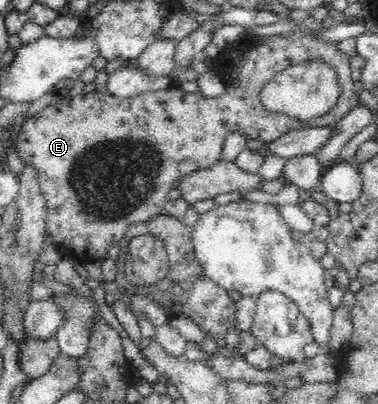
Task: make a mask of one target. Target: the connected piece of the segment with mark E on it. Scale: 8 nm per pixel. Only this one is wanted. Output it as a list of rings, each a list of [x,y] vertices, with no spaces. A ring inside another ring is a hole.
[[[298,29],[287,35],[273,34],[272,36],[261,36],[265,38],[263,44],[257,44],[256,38],[248,39],[247,41],[242,41],[237,39],[231,46],[224,48],[222,53],[228,53],[229,57],[239,60],[240,55],[243,56],[242,63],[239,65],[239,74],[235,71],[235,79],[225,80],[226,81],[226,91],[220,97],[205,97],[199,93],[189,93],[183,91],[176,85],[171,85],[165,90],[157,90],[153,92],[143,92],[140,95],[129,97],[129,98],[119,98],[116,97],[111,91],[103,94],[100,91],[92,91],[88,93],[80,93],[76,96],[69,97],[65,96],[60,101],[55,104],[46,106],[41,109],[38,113],[33,116],[26,118],[22,124],[21,129],[16,138],[16,146],[18,150],[18,156],[27,163],[31,163],[37,171],[37,181],[39,181],[39,188],[43,193],[46,202],[46,233],[48,238],[53,240],[55,247],[57,247],[58,252],[63,258],[69,258],[71,260],[78,260],[81,263],[90,263],[96,261],[103,261],[105,258],[109,258],[109,248],[113,244],[121,242],[124,238],[124,234],[130,224],[138,222],[147,222],[149,219],[155,218],[157,215],[164,214],[163,208],[166,204],[167,194],[170,190],[177,189],[179,187],[179,182],[183,180],[183,177],[187,176],[198,170],[203,170],[204,168],[210,167],[219,160],[219,156],[223,154],[223,141],[229,132],[239,132],[243,137],[263,141],[264,143],[271,142],[276,138],[282,137],[283,134],[289,132],[290,130],[302,129],[303,127],[334,127],[347,113],[351,112],[353,108],[357,107],[359,103],[359,93],[355,92],[355,84],[353,83],[356,74],[349,67],[349,56],[342,54],[338,48],[337,43],[333,41],[321,41],[320,38],[315,38],[312,31],[309,29]],[[323,59],[331,68],[337,71],[337,77],[342,87],[342,93],[340,94],[338,103],[323,116],[317,118],[311,118],[307,120],[305,124],[302,122],[297,122],[284,114],[279,114],[278,112],[269,112],[263,105],[260,99],[260,90],[281,70],[285,70],[288,66],[293,66],[293,64],[299,64],[303,60],[315,60]]]

